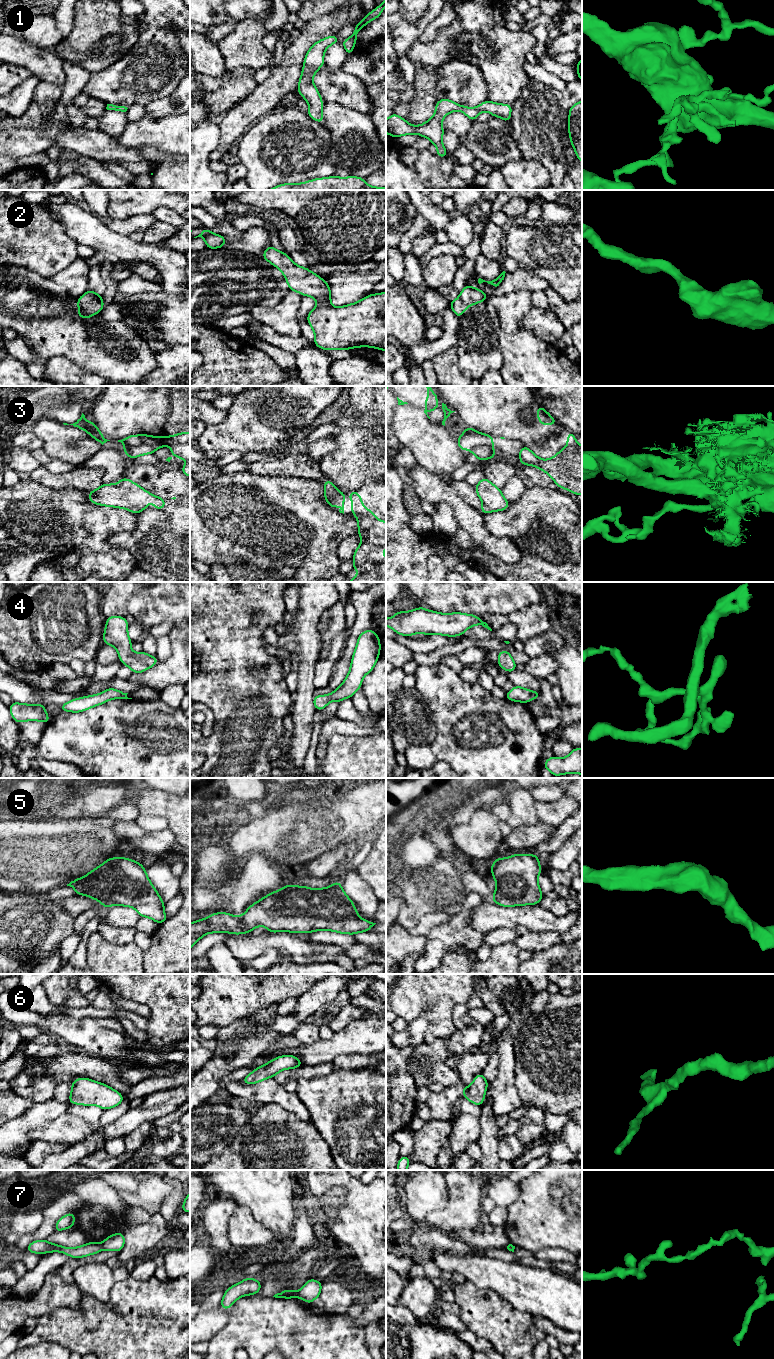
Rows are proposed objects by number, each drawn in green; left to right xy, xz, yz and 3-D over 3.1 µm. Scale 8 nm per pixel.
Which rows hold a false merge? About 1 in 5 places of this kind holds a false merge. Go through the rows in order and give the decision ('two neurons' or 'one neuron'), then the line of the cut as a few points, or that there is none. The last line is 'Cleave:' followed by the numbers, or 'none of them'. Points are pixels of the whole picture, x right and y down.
1: one neuron; cut none
2: one neuron; cut none
3: two neurons; cut xz (356, 513), (372, 515)
4: one neuron; cut none
5: one neuron; cut none
6: one neuron; cut none
7: two neurons; cut xy (101, 1244), (103, 1248)
Cleave: 3, 7

